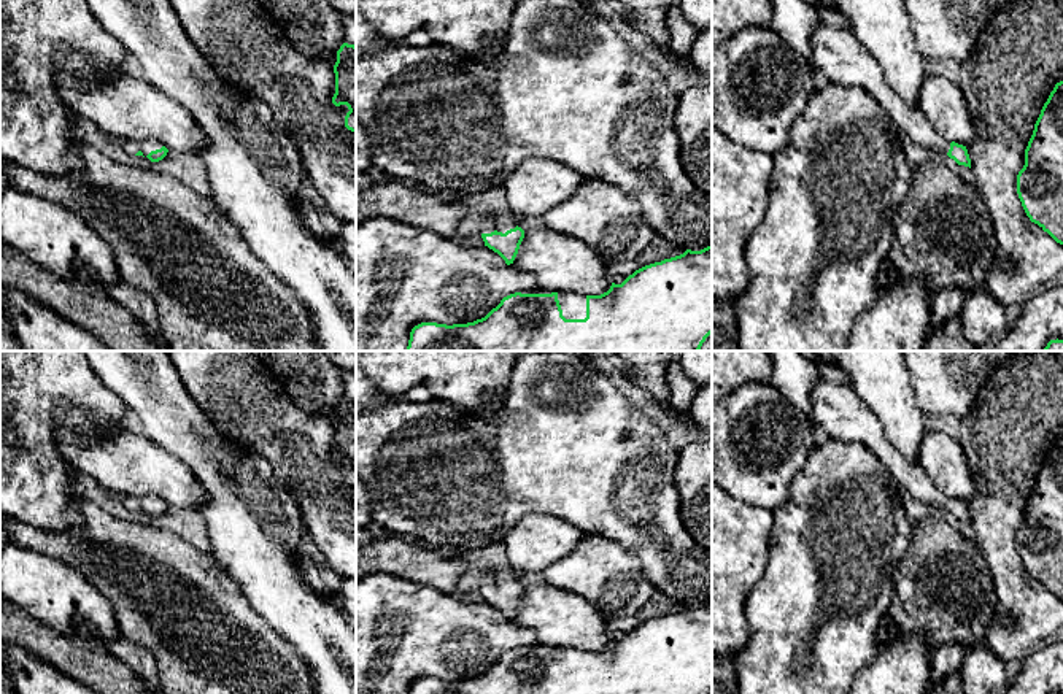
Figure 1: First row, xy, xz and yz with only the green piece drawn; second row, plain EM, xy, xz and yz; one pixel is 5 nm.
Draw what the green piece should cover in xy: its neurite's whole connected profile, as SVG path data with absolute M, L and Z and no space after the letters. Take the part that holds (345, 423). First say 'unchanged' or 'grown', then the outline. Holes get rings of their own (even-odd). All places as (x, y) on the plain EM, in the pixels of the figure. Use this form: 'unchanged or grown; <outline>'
unchanged; M343 399L337 407L335 449L332 459L335 462L346 461L345 483L356 489L356 402Z

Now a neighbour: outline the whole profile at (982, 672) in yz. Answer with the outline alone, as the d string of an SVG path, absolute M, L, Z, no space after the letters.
M987 643L966 651L960 673L966 694L990 694L1006 688L1006 664Z

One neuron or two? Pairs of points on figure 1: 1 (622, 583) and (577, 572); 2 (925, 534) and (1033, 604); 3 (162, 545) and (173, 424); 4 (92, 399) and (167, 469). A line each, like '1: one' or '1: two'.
1: one
2: two
3: two
4: two

